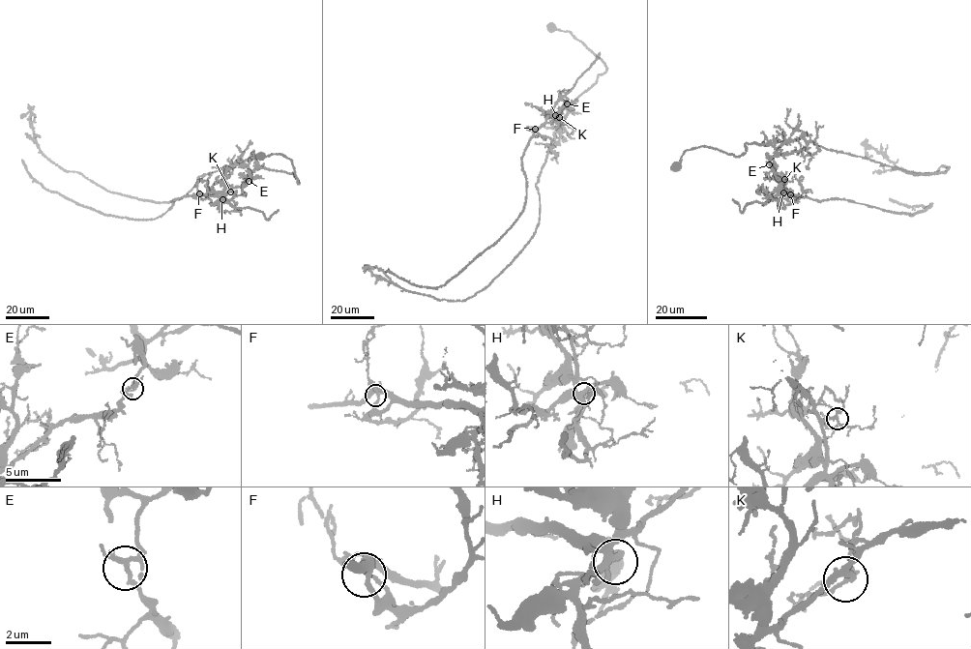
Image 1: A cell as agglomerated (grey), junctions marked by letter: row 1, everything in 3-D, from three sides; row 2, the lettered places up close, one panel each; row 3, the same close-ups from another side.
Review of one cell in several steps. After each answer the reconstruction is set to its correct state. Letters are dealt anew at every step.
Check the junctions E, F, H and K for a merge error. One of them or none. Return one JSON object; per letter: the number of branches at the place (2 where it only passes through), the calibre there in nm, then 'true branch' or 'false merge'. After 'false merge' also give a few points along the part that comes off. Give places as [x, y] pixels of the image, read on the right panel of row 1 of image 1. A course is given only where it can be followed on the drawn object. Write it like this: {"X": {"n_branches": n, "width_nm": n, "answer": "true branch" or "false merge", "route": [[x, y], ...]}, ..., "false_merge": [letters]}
{"E": {"n_branches": 5, "width_nm": 130, "answer": "false merge", "route": [[769, 164], [781, 185], [778, 193], [817, 200], [841, 199], [912, 216], [931, 205], [910, 207], [889, 199]]}, "F": {"n_branches": 5, "width_nm": 180, "answer": "true branch"}, "H": {"n_branches": 5, "width_nm": 260, "answer": "true branch"}, "K": {"n_branches": 4, "width_nm": 170, "answer": "true branch"}, "false_merge": ["E"]}

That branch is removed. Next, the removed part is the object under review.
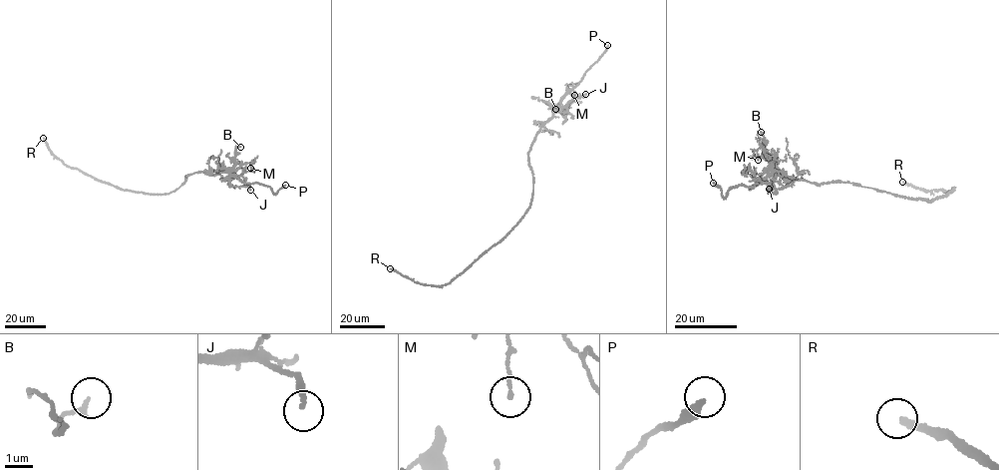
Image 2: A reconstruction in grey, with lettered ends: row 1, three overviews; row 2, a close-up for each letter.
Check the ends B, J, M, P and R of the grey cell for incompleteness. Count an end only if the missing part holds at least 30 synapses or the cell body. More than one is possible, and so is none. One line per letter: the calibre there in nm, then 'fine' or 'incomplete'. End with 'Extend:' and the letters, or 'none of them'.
B: calibre 160 nm; fine
J: calibre 200 nm; fine
M: calibre 130 nm; fine
P: calibre 280 nm; incomplete
R: calibre 260 nm; incomplete
Extend: P, R

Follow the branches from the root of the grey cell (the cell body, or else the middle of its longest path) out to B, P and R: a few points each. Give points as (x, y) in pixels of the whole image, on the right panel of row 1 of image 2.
B: (874, 190), (838, 182), (814, 183), (784, 174), (769, 175), (771, 169), (764, 156), (761, 132)
P: (874, 190), (772, 174), (753, 187), (732, 187), (724, 199), (713, 183)
R: (874, 190), (930, 203), (954, 190), (947, 193), (940, 190), (928, 192), (902, 182)

